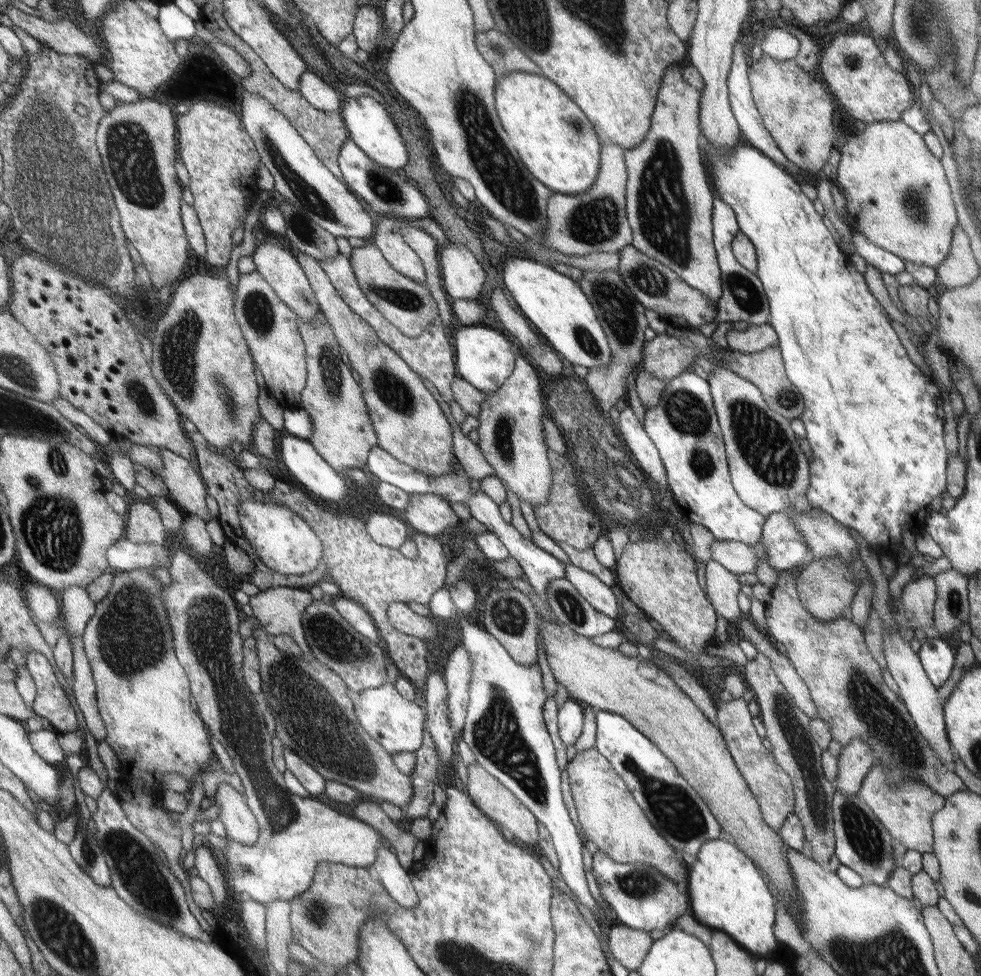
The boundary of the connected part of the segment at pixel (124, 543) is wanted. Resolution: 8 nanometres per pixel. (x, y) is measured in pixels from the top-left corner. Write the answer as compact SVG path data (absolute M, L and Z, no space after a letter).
M124 537L110 548L108 559L111 568L127 573L167 565L169 563L169 552L171 550L167 545L135 544Z

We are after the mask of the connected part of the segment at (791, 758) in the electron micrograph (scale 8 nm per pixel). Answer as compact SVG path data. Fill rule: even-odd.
M757 653L751 661L747 661L743 668L743 680L755 694L759 706L758 717L765 729L765 738L770 742L771 752L778 762L779 768L787 774L793 782L794 812L800 820L804 833L804 844L799 852L803 856L825 866L831 853L834 852L835 832L831 800L834 786L821 774L819 766L819 748L815 742L809 742L809 717L791 700L790 693L783 688L770 664L770 660Z

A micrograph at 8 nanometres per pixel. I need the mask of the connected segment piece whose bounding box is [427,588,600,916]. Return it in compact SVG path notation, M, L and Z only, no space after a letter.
M446 589L436 590L427 608L431 617L453 618L461 631L461 645L468 650L472 664L466 717L460 731L463 742L473 752L475 763L510 790L545 827L557 854L560 885L575 893L579 904L591 914L599 915L600 909L587 889L581 864L581 840L561 798L559 768L541 716L546 690L538 663L516 663L494 636L457 610Z

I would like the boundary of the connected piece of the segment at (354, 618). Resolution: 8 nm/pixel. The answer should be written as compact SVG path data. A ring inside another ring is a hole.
M338 596L332 600L332 605L341 615L341 618L344 618L347 624L350 624L367 640L375 644L381 643L381 636L378 634L378 629L374 624L373 618L357 601Z

